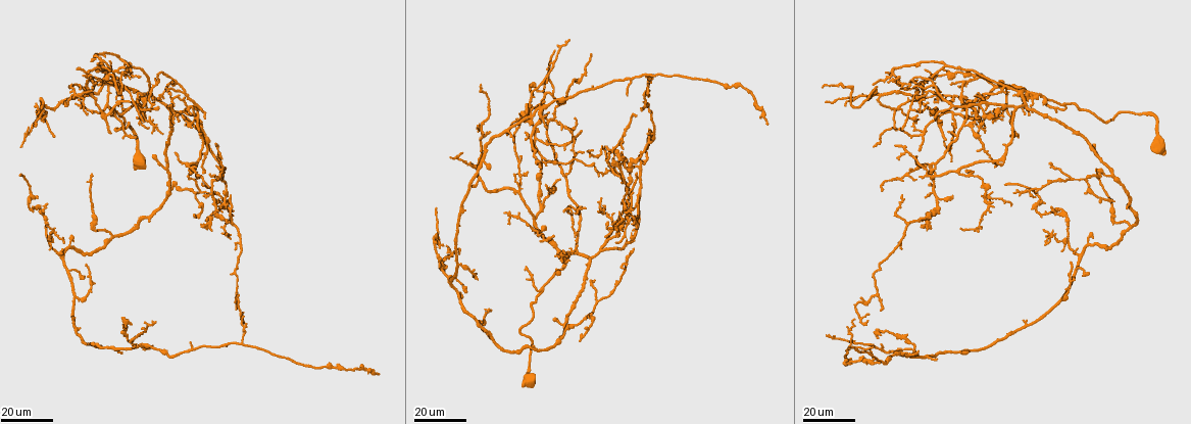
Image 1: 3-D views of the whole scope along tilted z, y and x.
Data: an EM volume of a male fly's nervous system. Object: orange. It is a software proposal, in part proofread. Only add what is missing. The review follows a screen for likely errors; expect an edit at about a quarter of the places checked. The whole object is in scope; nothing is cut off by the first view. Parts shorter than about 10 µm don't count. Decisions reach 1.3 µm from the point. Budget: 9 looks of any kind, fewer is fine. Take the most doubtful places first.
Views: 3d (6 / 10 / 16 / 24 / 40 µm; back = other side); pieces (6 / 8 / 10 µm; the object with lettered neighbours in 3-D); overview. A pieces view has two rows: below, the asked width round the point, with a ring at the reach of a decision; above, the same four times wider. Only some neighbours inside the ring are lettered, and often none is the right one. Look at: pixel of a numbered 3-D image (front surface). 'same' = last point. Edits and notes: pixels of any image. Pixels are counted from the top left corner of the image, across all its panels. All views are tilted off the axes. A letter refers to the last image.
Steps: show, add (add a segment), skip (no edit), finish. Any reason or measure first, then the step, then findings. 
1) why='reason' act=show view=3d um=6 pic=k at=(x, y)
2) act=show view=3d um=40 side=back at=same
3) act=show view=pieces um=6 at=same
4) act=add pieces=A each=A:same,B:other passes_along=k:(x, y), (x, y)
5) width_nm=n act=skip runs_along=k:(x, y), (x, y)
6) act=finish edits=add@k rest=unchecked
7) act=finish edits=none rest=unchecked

why='free end' act=show view=3d um=24 pic=1 at=(92, 176)

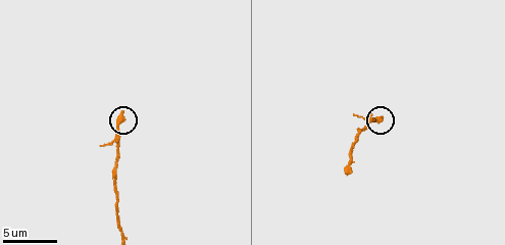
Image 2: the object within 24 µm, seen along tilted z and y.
act=show view=pieces um=8 pic=2 at=(121, 112)

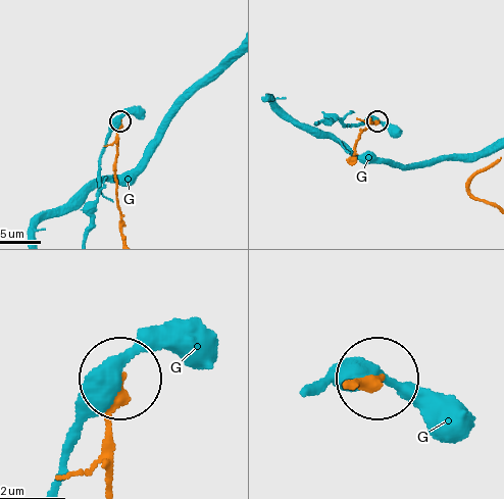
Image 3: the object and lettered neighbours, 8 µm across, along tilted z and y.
act=skip each=G:other runs_along=3:(103, 485), (108, 401), (120, 379) found='no lettered segment goes on from it'

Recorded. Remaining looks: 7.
why='an open end' act=show view=3d um=24 pic=1 at=(52, 136)

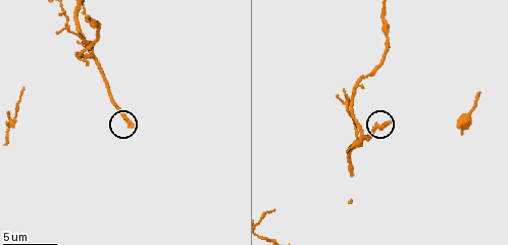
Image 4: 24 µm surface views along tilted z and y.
act=show view=pieces um=10 pic=4 at=(389, 124)

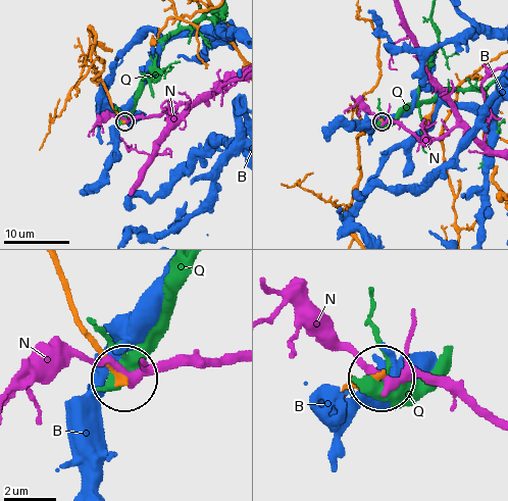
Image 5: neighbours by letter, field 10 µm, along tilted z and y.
act=skip each=B:other,N:other,Q:other runs_along=5:(360, 173), (358, 134), (382, 120) found='none of them fits'

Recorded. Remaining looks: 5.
why='thin end' act=show view=3d um=24 pic=1 at=(902, 127)

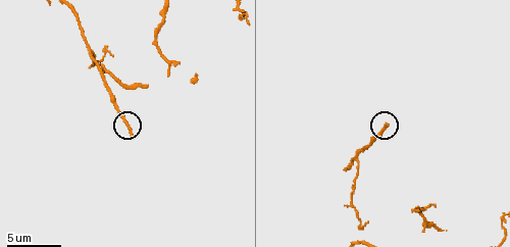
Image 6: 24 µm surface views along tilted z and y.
act=show view=3d um=6 pic=6 at=(388, 124)

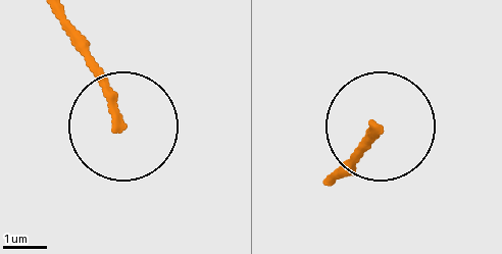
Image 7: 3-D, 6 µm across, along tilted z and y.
act=show view=pieces um=6 pic=7 at=(377, 130)

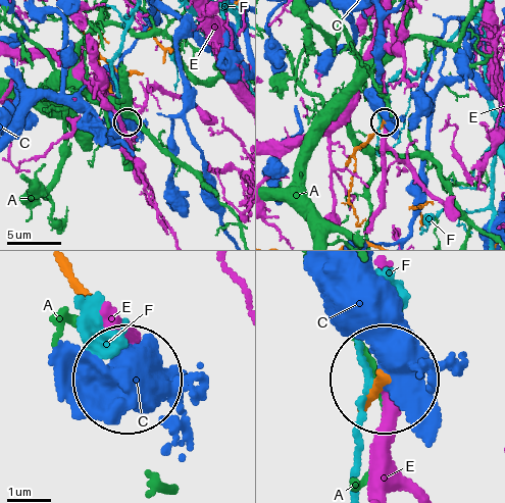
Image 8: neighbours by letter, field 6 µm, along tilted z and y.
act=skip each=A:other,C:other,E:other,F:other runs_along=8:(346, 165), (384, 121) found='no lettered segment goes on from it'

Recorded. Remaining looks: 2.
why='tapers out' act=show view=3d um=16 pic=1 at=(568, 39)

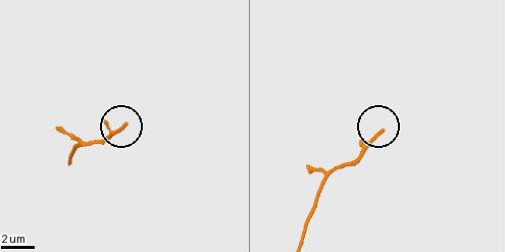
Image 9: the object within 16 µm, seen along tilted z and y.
act=show view=pieces um=10 pic=9 at=(380, 130)

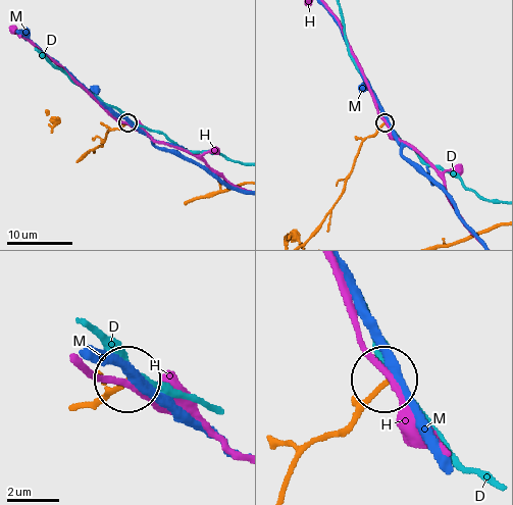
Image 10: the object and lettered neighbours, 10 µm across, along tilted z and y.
act=skip each=D:other,H:other,M:other runs_along=10:(280, 490), (293, 464), (347, 424), (379, 382) found='none of them fits'

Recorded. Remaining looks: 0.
act=finish edits=none rest=unchecked

